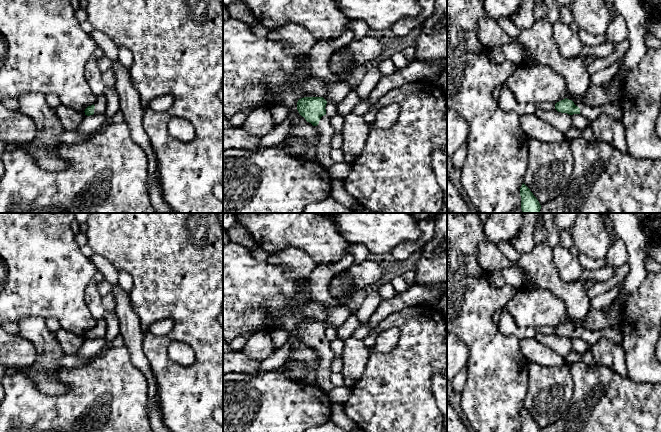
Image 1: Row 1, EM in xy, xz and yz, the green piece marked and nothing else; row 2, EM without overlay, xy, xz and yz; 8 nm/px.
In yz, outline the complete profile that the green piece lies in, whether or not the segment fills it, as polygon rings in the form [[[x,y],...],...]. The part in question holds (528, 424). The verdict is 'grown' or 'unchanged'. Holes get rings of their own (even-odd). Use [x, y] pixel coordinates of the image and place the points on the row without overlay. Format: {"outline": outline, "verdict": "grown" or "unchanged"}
{"outline": [[[523,407],[520,412],[521,432],[541,432],[537,422],[530,413]]], "verdict": "unchanged"}

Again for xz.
{"outline": [[[304,321],[298,324],[297,334],[305,344],[316,351],[318,355],[318,372],[315,384],[327,394],[335,385],[330,379],[331,363],[336,357],[326,339],[327,325],[323,321]]], "verdict": "grown"}

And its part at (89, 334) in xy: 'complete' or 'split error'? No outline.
split error

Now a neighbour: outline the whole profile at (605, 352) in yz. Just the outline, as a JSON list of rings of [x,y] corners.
[[[602,338],[590,346],[595,363],[604,365],[623,377],[628,377],[626,353],[622,344]]]

